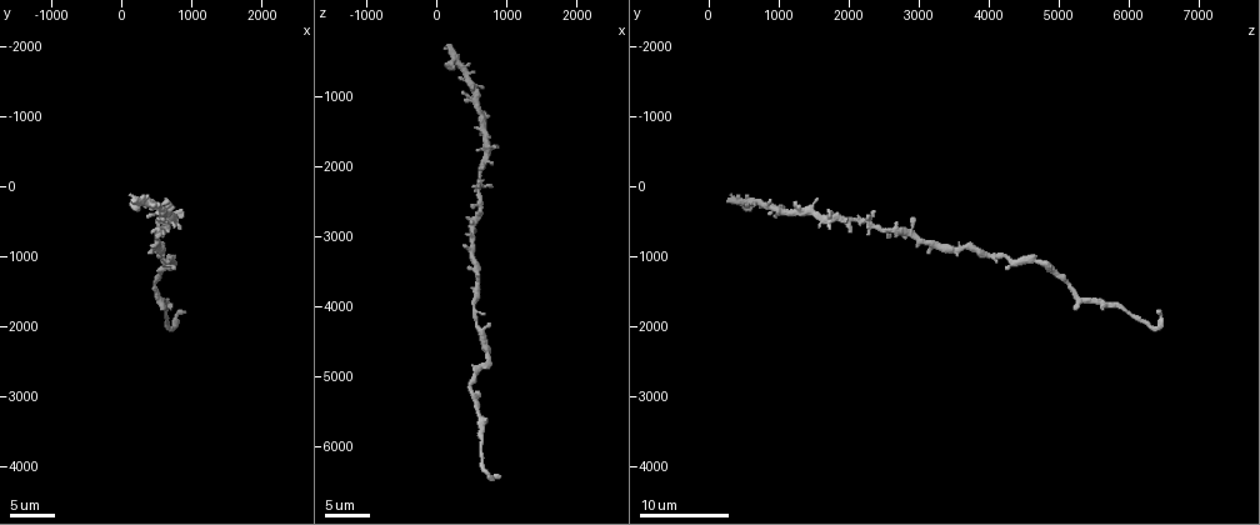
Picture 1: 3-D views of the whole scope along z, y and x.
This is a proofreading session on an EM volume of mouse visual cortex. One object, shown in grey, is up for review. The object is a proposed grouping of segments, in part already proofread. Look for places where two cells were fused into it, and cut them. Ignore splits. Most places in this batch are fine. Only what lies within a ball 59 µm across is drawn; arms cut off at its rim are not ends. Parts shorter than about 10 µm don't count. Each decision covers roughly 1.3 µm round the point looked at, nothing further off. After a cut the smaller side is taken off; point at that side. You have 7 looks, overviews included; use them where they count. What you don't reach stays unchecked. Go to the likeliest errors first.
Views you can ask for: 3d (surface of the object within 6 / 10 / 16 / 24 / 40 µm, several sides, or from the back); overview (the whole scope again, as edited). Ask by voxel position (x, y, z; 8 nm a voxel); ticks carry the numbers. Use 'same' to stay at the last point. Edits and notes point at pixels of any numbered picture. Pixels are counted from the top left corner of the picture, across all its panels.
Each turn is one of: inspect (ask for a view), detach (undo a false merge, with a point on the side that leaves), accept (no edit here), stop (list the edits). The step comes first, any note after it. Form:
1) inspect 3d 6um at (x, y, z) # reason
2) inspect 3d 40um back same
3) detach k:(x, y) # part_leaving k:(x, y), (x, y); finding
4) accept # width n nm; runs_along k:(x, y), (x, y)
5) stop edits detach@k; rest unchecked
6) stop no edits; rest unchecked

inspect 3d 6um at (600, 900, 3550)

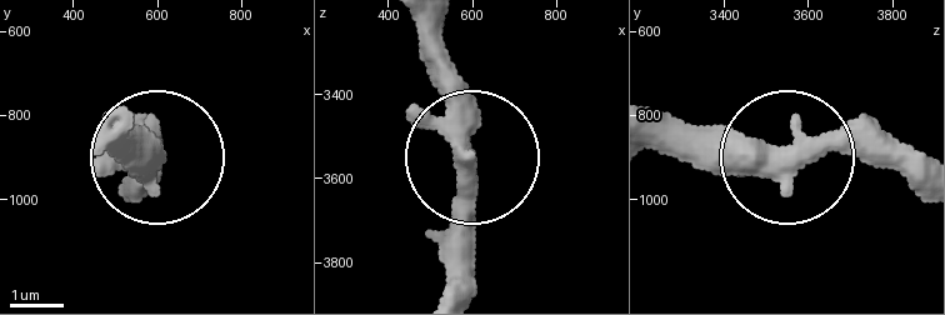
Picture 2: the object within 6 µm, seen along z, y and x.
accept # runs_along 2:(785, 158), (669, 158); continuous, no second cell

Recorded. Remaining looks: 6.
inspect 3d 10um at (650, 1050, 4350) # three arms meet

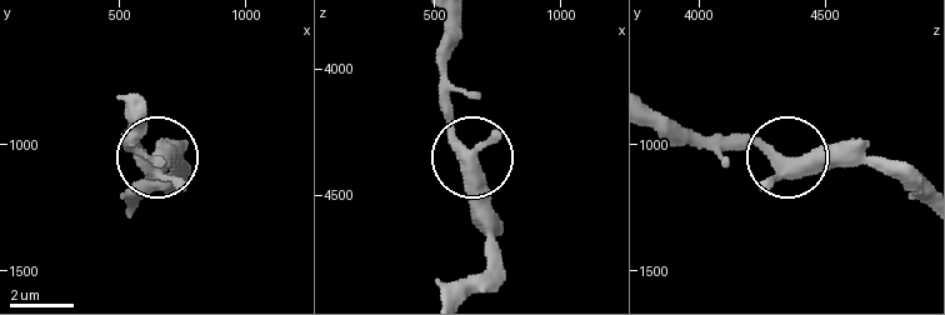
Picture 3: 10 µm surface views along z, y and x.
inspect 3d 10um back at (640, 1070, 4350)

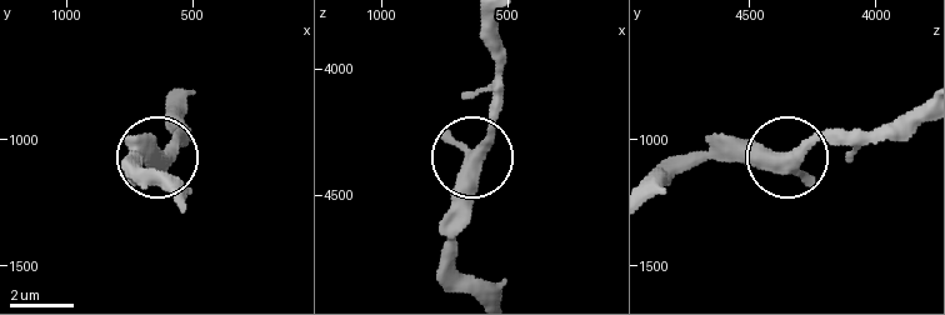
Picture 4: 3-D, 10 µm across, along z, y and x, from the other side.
accept # runs_along 4:(488, 26), (495, 115), (471, 164), (455, 258); one cell here

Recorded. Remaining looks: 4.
inspect 3d 6um at (550, 1300, 4950) # three arms meet

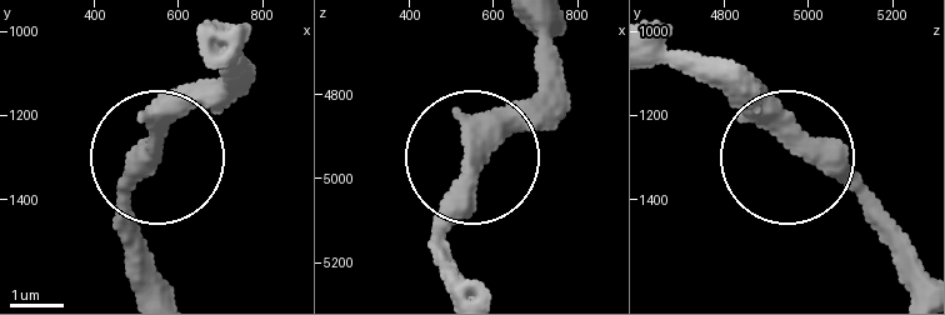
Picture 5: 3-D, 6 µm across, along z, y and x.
inspect 3d 6um back at (550, 1245, 4955)

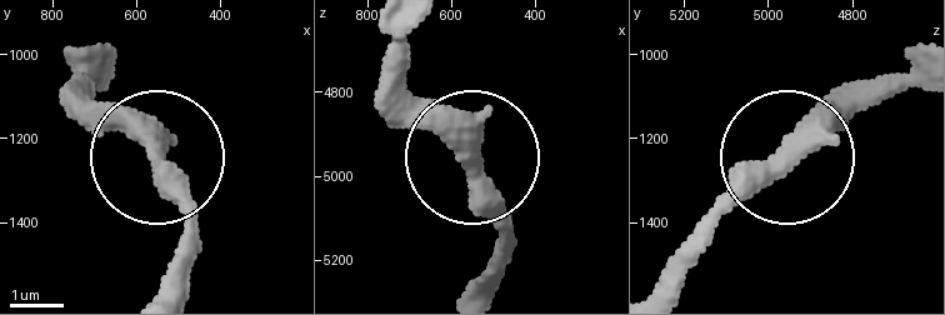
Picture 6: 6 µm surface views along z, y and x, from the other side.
accept # width 340 nm; runs_along 6:(921, 89), (841, 106), (698, 250); all the same cell

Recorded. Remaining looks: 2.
stop no edits; rest unchecked

